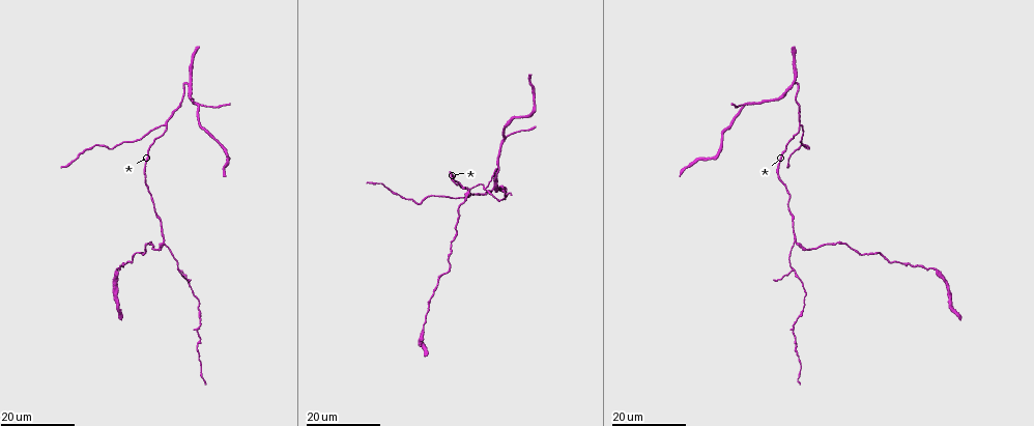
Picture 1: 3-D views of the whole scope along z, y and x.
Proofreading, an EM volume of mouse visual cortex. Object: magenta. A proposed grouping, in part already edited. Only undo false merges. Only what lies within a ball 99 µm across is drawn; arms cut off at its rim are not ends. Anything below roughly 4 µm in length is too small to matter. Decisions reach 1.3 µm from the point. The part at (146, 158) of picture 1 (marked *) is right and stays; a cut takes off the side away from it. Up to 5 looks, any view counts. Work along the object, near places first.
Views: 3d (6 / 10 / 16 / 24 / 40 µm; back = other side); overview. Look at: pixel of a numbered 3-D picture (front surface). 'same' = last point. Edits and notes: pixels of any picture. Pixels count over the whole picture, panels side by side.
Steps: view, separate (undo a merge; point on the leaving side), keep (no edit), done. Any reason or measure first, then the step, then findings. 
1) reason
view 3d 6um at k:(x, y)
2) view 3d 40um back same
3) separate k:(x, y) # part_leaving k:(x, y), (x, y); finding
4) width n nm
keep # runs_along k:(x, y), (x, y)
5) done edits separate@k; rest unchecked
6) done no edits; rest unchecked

branch point
view 3d 16um at 1:(800, 124)

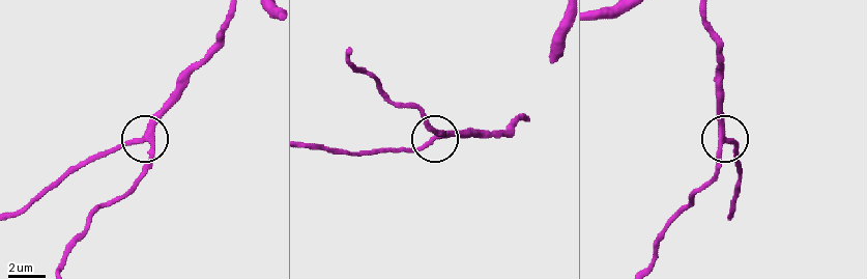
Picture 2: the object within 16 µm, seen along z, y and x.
closer look
view 3d 10um at 2:(431, 143)

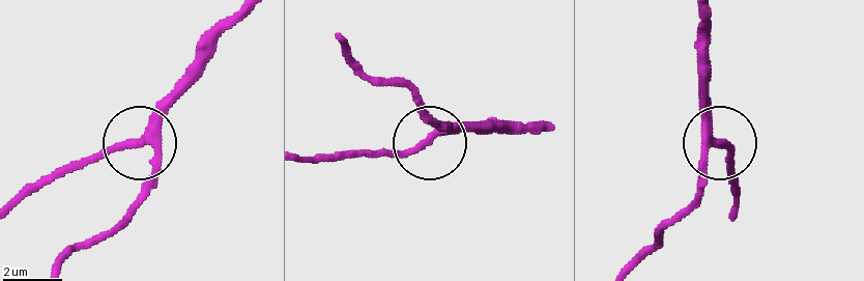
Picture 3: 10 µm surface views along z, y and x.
side_arm 37 um
keep # runs_along 3:(58, 271), (140, 204), (154, 160), (140, 144), (76, 160); all the same neuron

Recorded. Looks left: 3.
small branch off a trunk
view 3d 24um at 1:(504, 139)

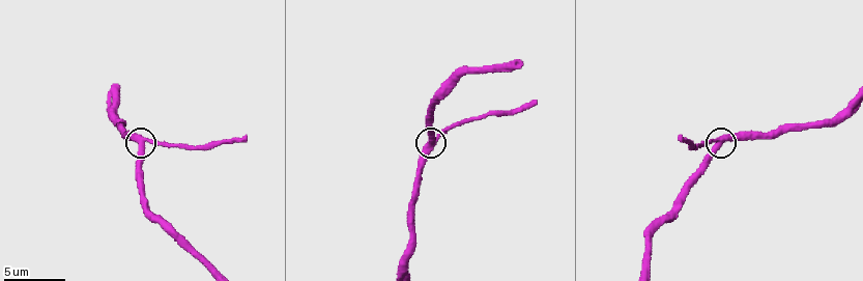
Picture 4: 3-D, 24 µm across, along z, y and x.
view 3d 10um at 4:(430, 138)

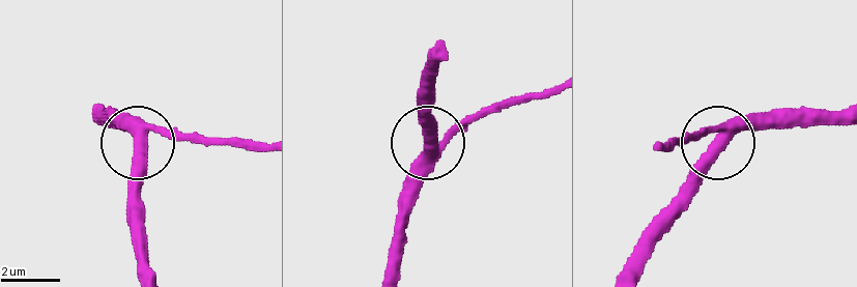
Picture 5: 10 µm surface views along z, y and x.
keep # all the same neuron

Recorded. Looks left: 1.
done no edits; rest unchecked

